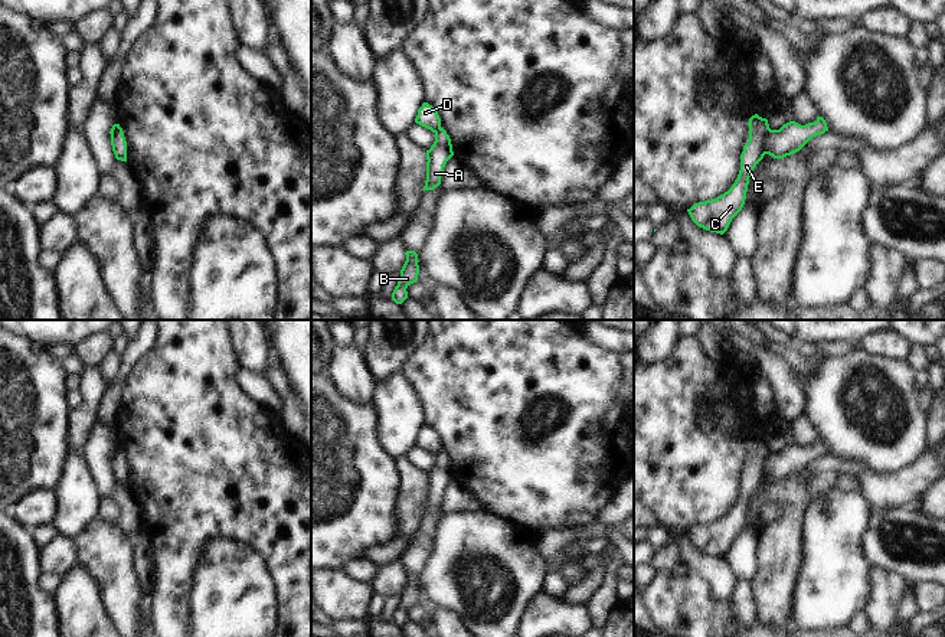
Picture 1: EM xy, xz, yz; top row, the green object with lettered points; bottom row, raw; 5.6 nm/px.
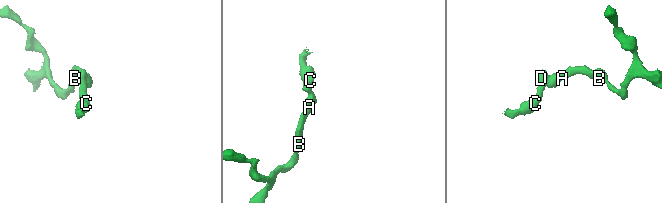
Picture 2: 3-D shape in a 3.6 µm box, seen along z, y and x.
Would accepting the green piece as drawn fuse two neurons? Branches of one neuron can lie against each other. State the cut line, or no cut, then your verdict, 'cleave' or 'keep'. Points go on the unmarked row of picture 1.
cut in yz along (769, 451), (765, 460), (764, 476); cleave

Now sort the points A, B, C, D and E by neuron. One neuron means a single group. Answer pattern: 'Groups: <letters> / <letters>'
Groups: A B / C D E

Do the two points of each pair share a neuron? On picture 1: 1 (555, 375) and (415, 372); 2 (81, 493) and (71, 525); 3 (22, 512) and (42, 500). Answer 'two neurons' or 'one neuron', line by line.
1: one neuron
2: one neuron
3: one neuron

